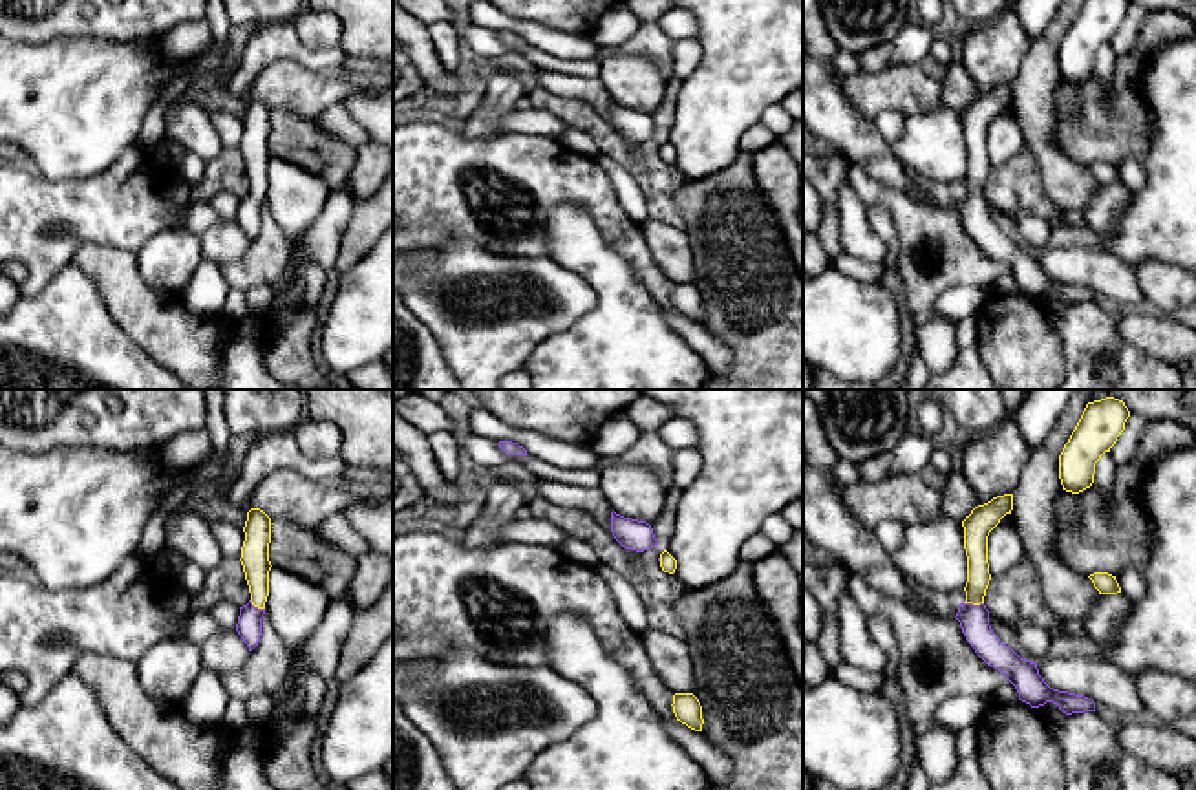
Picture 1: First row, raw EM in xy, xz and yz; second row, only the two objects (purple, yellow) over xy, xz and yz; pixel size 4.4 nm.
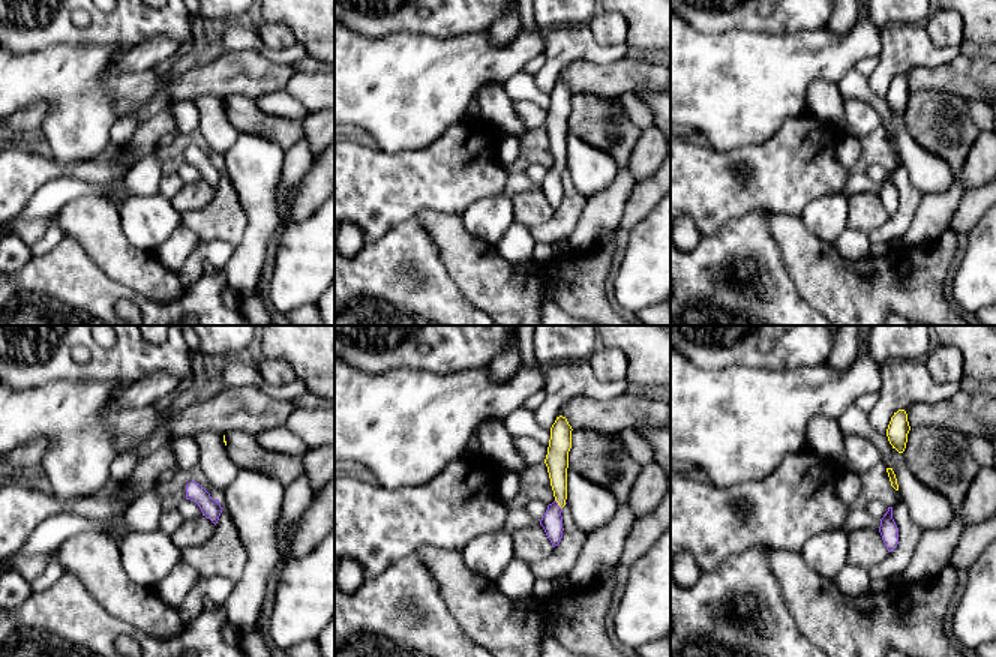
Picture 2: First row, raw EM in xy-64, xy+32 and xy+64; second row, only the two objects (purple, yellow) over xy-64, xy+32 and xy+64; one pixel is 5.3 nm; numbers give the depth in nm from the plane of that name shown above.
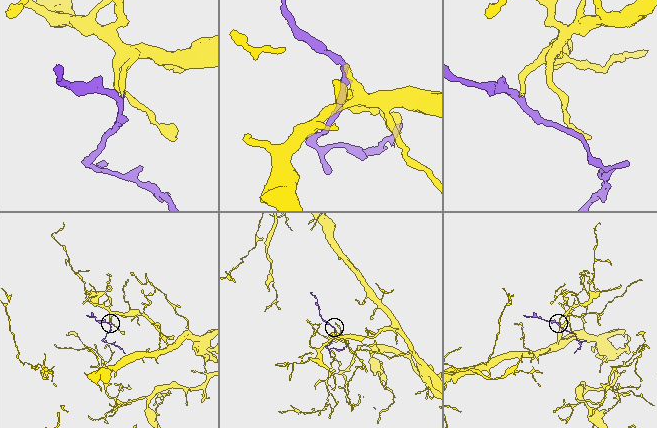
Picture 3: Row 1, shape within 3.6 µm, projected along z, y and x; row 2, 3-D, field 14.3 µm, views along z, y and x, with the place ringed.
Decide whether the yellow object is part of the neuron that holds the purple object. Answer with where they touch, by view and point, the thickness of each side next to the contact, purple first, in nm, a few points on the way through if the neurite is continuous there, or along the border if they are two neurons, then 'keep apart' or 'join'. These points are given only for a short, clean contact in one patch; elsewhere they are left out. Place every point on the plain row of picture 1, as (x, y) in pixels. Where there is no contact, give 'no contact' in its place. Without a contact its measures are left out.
meets purple in yz at (971, 194); 130 nm thick on the purple side, 100 nm on the other; runs through yz (973, 211), (971, 194), (979, 167); join

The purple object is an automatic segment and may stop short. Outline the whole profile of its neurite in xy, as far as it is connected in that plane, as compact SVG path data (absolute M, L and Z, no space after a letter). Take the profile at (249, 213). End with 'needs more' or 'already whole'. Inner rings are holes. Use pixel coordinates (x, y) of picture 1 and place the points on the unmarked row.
M251 99L243 123L245 132L240 152L243 155L251 190L247 196L240 198L236 221L249 241L252 241L262 227L262 208L269 187L269 161L272 157L269 152L271 108L260 99Z; needs more

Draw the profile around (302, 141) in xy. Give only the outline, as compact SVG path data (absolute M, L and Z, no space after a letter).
M271 110L269 152L324 179L331 192L342 188L357 163L357 148L327 133L315 117Z

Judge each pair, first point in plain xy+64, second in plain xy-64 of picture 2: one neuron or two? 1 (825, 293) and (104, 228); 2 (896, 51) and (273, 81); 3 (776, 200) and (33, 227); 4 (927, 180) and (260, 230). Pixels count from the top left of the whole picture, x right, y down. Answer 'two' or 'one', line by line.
1: one
2: two
3: two
4: one

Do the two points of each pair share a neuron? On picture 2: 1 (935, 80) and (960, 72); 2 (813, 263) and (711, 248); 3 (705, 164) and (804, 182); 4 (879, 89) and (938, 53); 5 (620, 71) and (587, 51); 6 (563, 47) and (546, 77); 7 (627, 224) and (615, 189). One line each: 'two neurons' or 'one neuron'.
1: one neuron
2: two neurons
3: one neuron
4: one neuron
5: two neurons
6: one neuron
7: two neurons

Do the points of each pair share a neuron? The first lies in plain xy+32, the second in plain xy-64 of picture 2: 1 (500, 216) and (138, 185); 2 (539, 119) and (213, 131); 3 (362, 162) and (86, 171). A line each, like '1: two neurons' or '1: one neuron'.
1: two neurons
2: one neuron
3: one neuron

